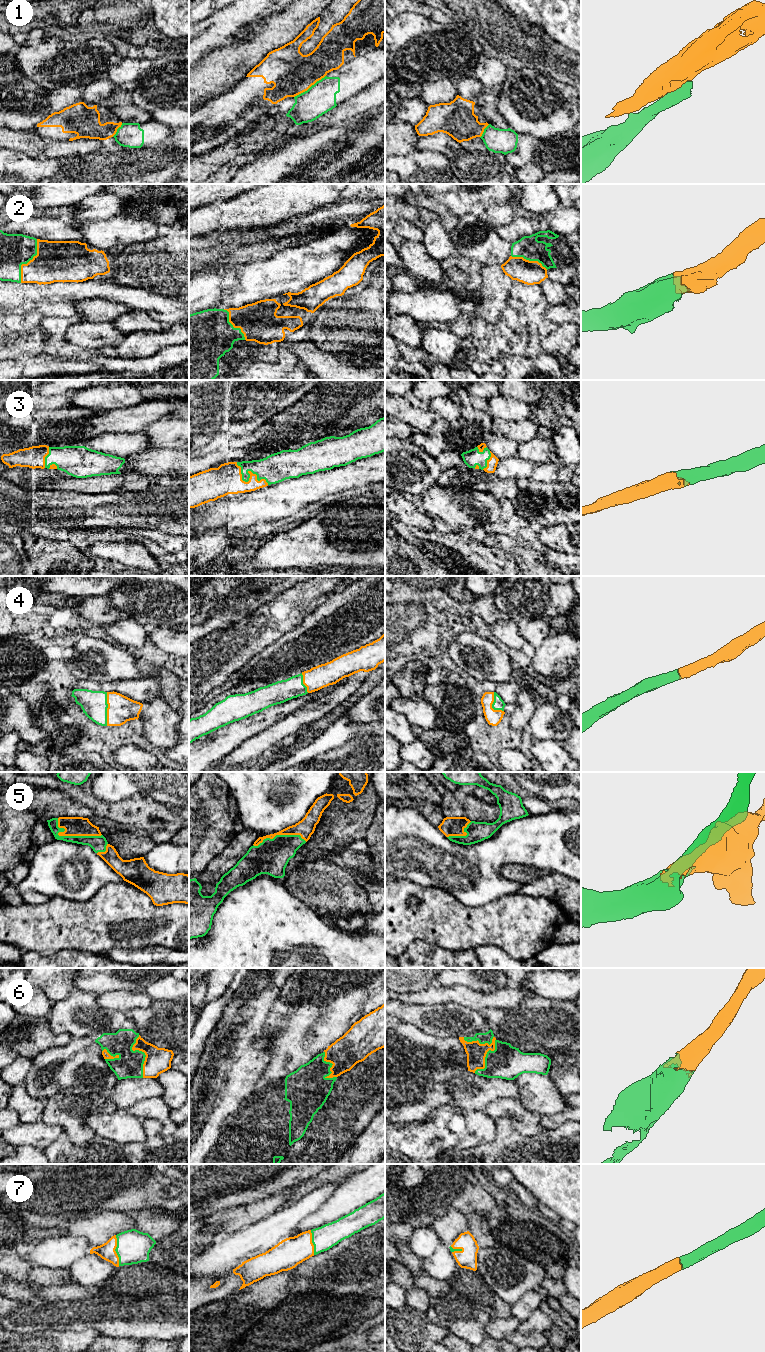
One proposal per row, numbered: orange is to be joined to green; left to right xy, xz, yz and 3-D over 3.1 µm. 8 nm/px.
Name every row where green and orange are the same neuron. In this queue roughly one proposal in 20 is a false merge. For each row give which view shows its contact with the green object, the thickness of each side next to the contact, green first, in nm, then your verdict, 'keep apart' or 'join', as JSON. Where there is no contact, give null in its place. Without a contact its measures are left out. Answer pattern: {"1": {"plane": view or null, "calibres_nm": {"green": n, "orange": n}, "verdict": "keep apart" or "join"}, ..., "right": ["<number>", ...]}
{"1": {"plane": "xz", "calibres_nm": {"green": 240, "orange": 360}, "verdict": "keep apart"}, "2": {"plane": "xy", "calibres_nm": {"green": 260, "orange": 340}, "verdict": "join"}, "3": {"plane": "xz", "calibres_nm": {"green": 240, "orange": 240}, "verdict": "join"}, "4": {"plane": "xy", "calibres_nm": {"green": 200, "orange": 220}, "verdict": "join"}, "5": {"plane": "xy", "calibres_nm": {"green": 130, "orange": 160}, "verdict": "join"}, "6": {"plane": "xy", "calibres_nm": {"green": 200, "orange": 200}, "verdict": "join"}, "7": {"plane": "xy", "calibres_nm": {"green": 260, "orange": 140}, "verdict": "join"}, "right": ["2", "3", "4", "5", "6", "7"]}

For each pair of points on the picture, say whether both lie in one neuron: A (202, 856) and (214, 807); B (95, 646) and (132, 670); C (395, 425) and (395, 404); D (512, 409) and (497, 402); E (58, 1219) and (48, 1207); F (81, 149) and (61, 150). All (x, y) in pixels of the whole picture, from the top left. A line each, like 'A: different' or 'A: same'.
A: same
B: same
C: different
D: same
E: same
F: same

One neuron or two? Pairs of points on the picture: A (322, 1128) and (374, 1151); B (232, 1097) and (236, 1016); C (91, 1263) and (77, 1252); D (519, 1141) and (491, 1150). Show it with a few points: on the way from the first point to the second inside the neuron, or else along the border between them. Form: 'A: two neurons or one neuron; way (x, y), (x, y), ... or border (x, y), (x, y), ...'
A: two neurons; border (364, 1130), (350, 1146)
B: one neuron; way (229, 1077), (229, 1036)
C: two neurons; border (89, 1253), (75, 1261), (68, 1268)
D: one neuron; way (512, 1148), (510, 1150), (498, 1150)

